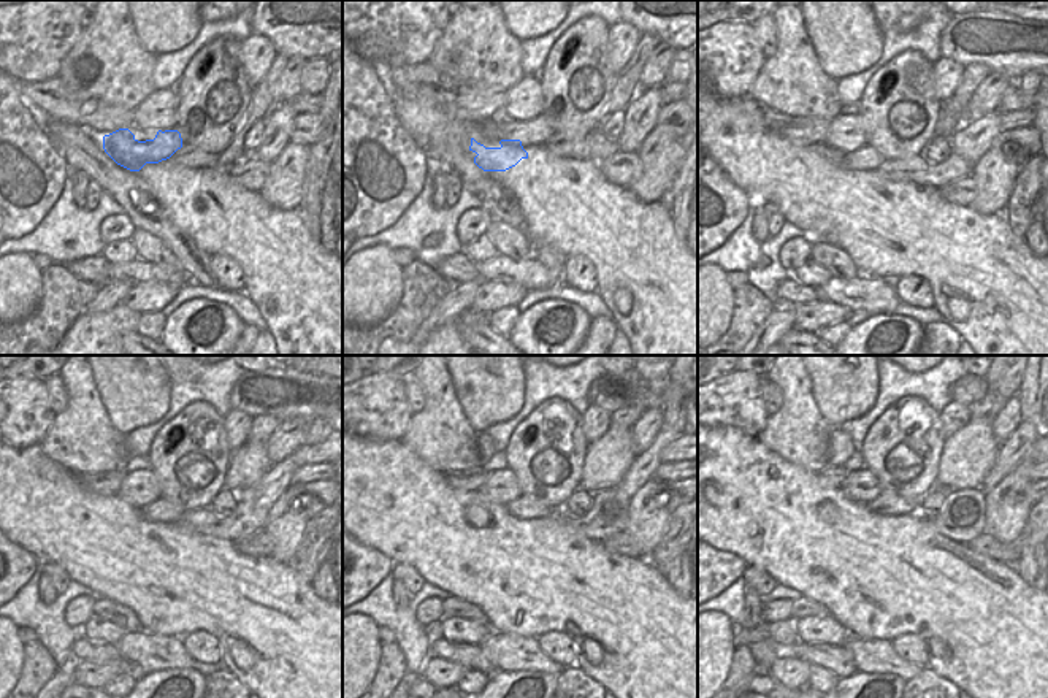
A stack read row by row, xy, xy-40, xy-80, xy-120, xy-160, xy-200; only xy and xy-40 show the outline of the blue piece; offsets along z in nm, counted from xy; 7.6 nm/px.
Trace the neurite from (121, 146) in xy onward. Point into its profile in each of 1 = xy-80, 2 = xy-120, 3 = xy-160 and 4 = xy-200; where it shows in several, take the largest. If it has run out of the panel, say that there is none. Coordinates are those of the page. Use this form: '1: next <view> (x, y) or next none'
1: next xy-80 (868, 157)
2: next xy-120 (162, 510)
3: next xy-160 (527, 506)
4: next xy-200 (888, 503)

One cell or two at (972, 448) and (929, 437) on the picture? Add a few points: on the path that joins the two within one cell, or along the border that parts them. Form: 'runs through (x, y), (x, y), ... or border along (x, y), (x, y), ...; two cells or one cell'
border along (945, 440), (936, 476); two cells

